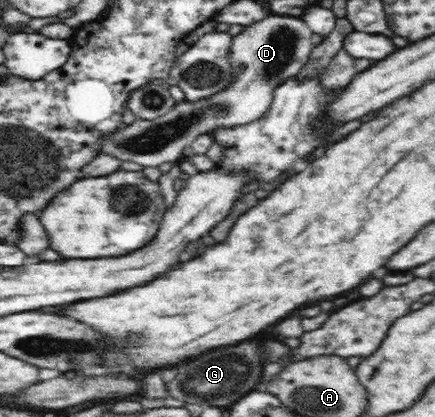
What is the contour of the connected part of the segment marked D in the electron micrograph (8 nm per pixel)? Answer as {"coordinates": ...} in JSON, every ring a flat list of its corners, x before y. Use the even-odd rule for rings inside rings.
{"coordinates":[[268,16,262,22,248,26,232,42,231,62,233,79,230,86,200,102,182,101,166,114,154,120,136,119,120,128,101,145,101,153,123,162,129,160,143,167,156,167,181,160,186,146,201,134,216,128,246,125,256,121,273,103,273,95,282,82,297,76,309,61,310,52,317,43,308,24,300,18]]}

